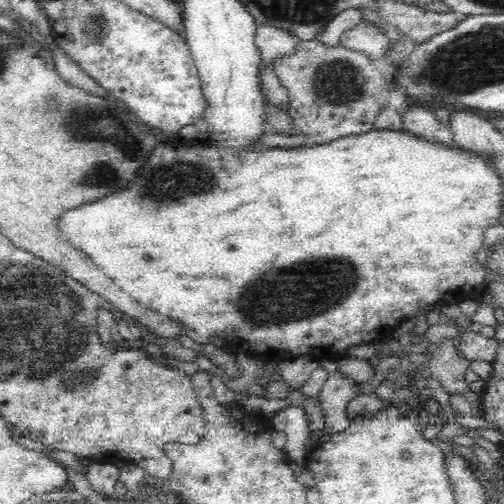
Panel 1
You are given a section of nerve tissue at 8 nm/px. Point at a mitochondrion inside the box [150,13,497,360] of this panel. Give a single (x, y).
(301, 292)

